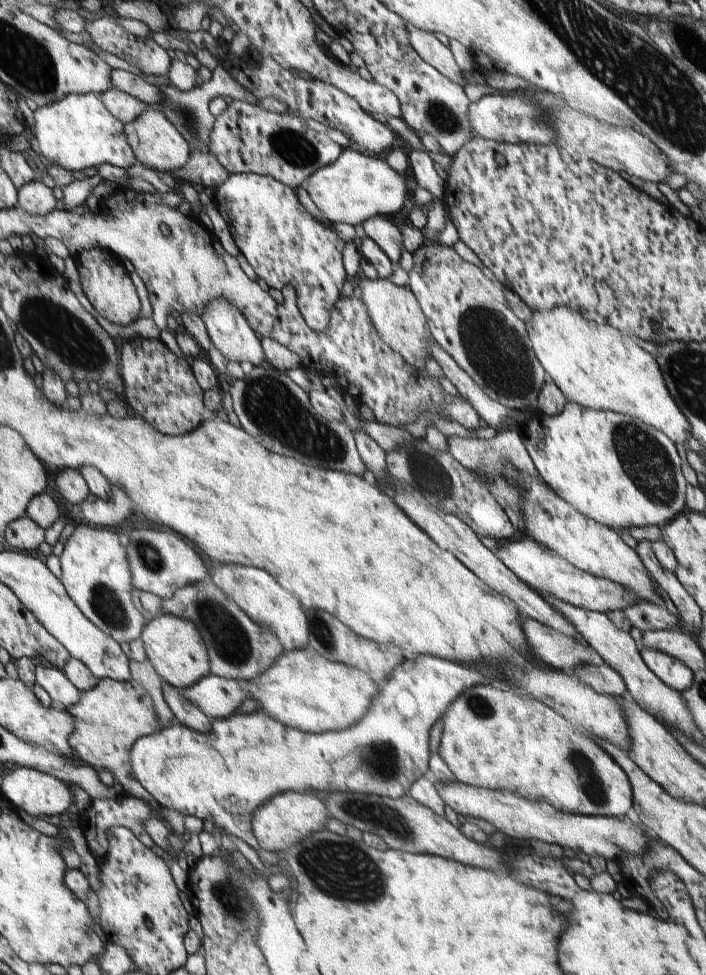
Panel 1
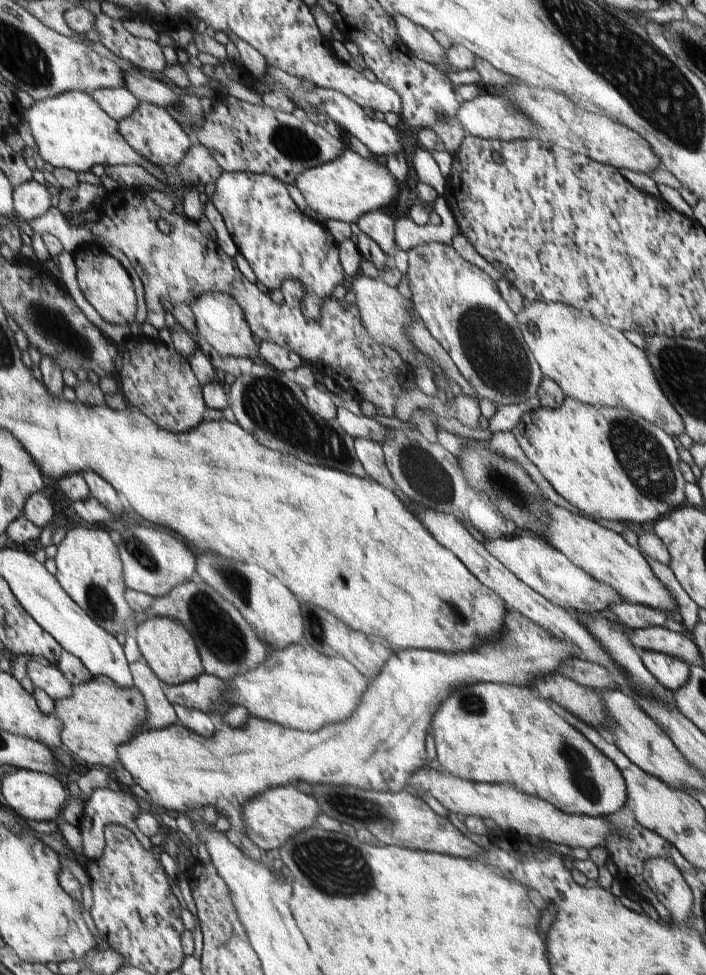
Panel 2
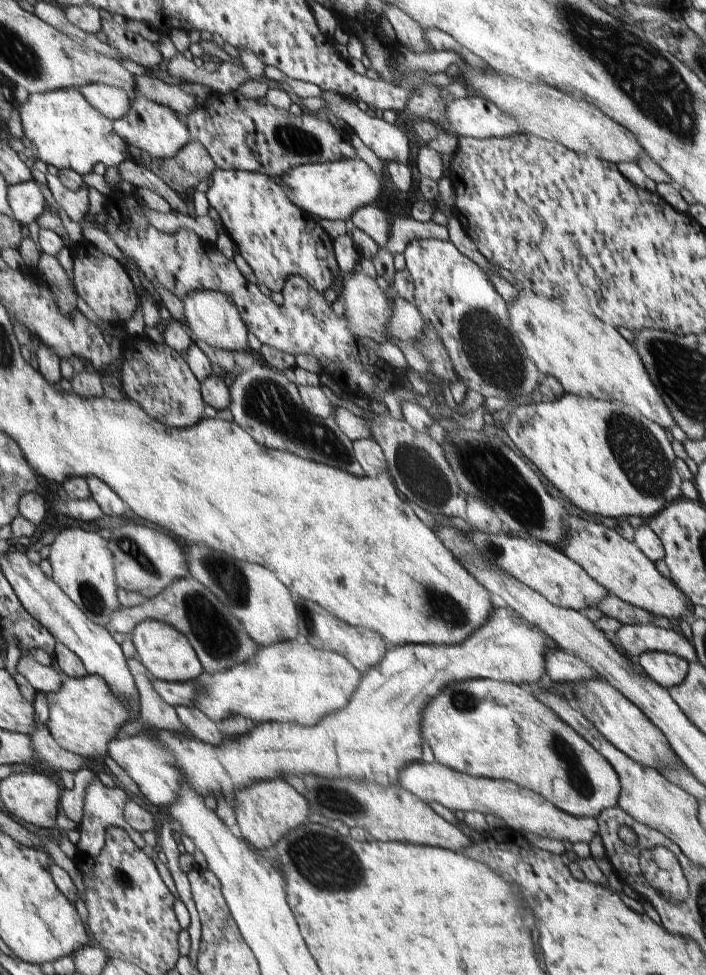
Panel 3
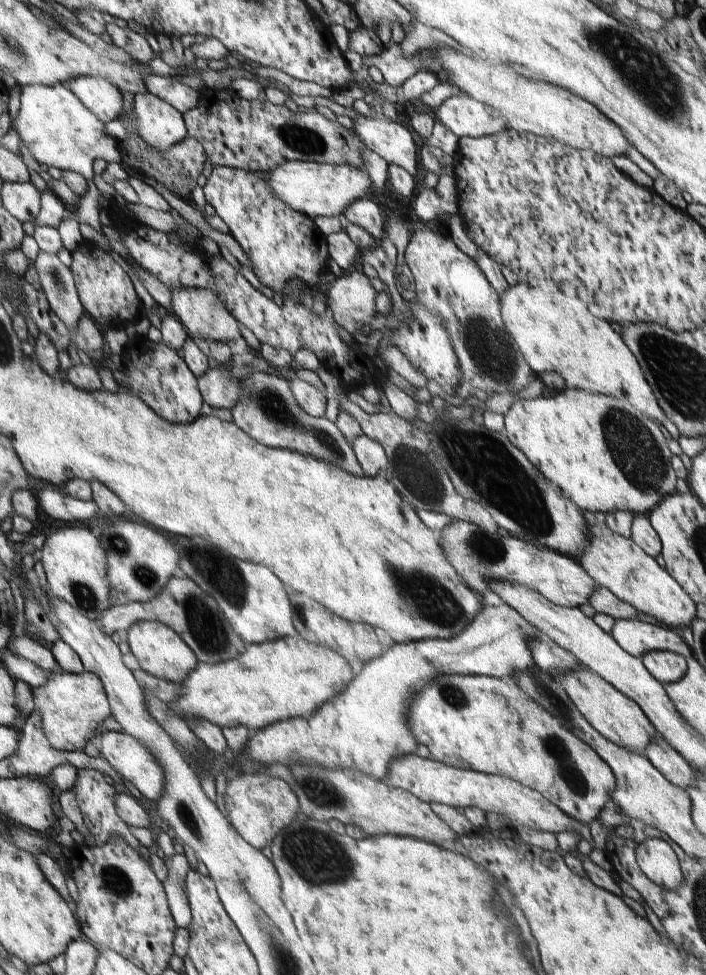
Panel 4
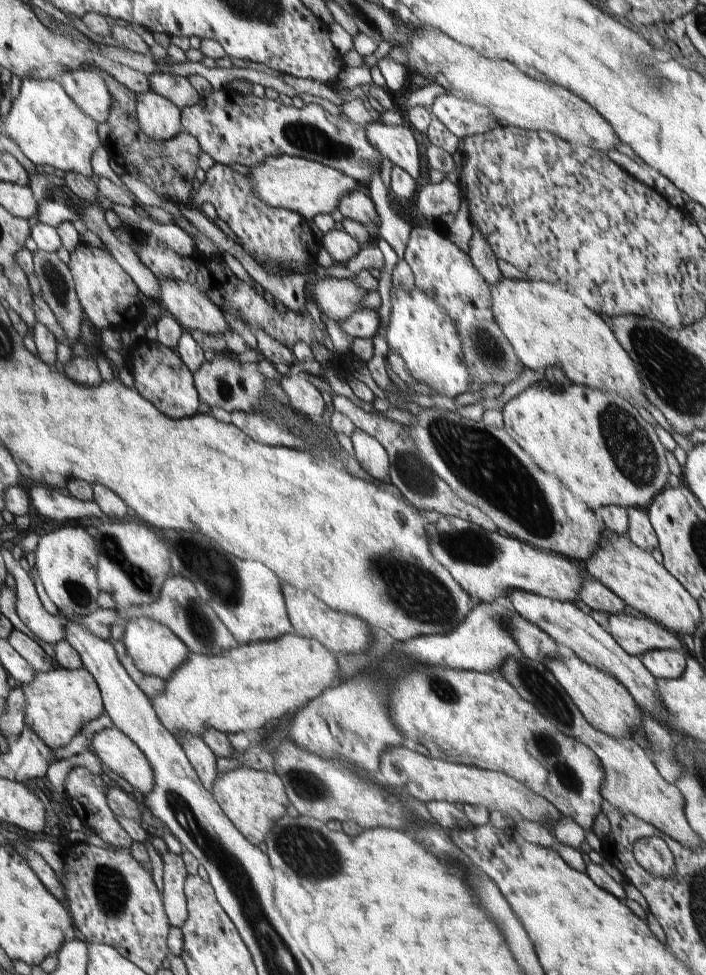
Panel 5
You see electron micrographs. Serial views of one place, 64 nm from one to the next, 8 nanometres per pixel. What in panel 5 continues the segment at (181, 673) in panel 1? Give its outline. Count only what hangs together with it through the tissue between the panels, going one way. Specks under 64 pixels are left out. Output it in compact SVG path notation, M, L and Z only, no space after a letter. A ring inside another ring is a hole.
M131 618L125 624L123 638L121 638L127 656L135 662L137 670L143 672L145 676L155 676L161 680L169 680L169 676L187 660L189 648L185 642L181 642L167 626L151 620L151 618Z

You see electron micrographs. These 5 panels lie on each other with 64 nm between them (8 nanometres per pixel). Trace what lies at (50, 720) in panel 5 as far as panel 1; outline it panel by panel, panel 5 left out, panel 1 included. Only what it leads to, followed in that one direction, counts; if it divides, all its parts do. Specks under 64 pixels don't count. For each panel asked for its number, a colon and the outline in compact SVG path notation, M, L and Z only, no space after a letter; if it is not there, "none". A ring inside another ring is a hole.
1: M99 678L87 690L77 690L77 702L65 706L63 712L71 716L71 732L67 736L67 744L71 748L73 760L93 770L109 770L109 774L123 788L123 794L157 808L153 798L135 780L129 778L129 764L125 758L139 736L153 734L159 728L145 690L133 680L115 682L111 678Z
2: M93 676L79 684L71 682L69 696L53 700L53 718L59 722L59 744L79 762L79 766L103 764L111 768L119 764L115 748L135 736L133 732L143 716L145 706L139 690L117 688L105 676Z
3: M61 676L61 686L55 692L43 694L47 702L47 728L51 738L61 750L79 754L87 760L101 760L107 754L107 744L117 736L117 728L129 720L125 706L113 696L103 676L83 676L65 678Z
4: M55 670L43 686L31 690L31 698L33 698L31 714L39 716L43 736L59 752L79 752L83 742L91 736L93 728L105 716L111 716L111 706L99 676L85 670L81 674L67 674Z

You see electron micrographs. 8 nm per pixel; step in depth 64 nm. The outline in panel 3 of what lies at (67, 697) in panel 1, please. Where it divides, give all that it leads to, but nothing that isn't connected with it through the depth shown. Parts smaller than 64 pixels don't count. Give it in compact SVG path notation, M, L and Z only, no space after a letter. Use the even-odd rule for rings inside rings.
M21 654L17 666L15 666L17 674L21 674L27 682L31 682L31 686L39 692L39 694L47 694L47 692L55 692L61 686L61 672L53 666L41 666L37 664L29 654Z

